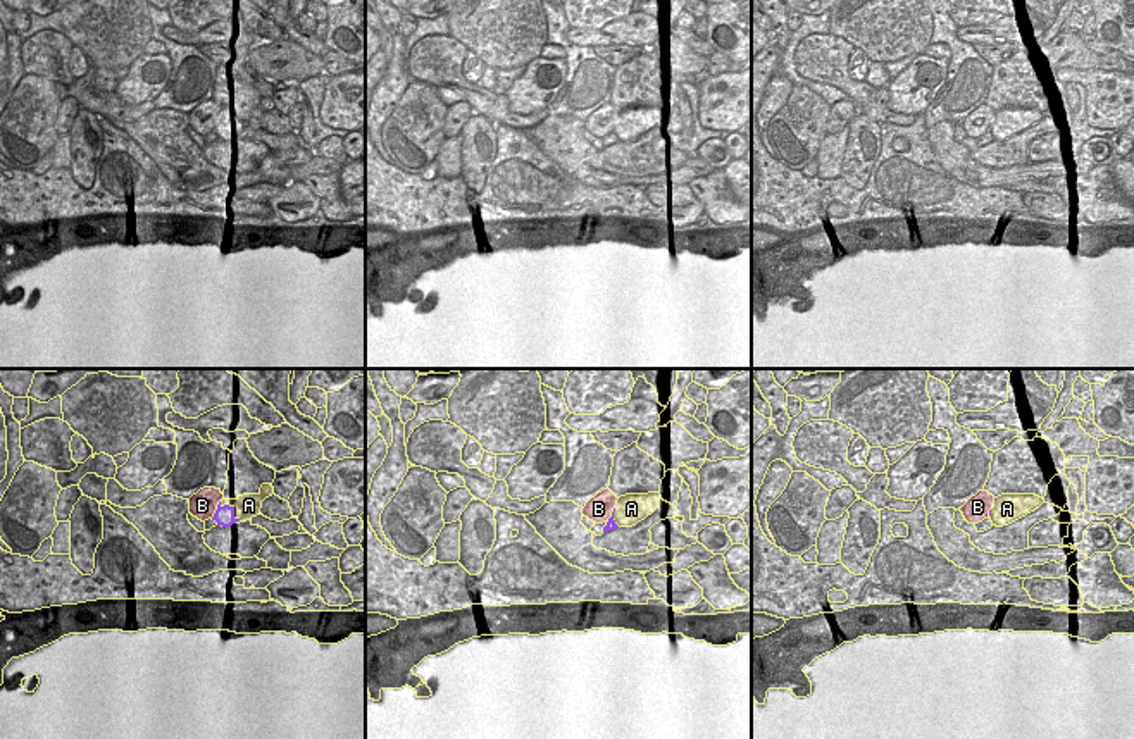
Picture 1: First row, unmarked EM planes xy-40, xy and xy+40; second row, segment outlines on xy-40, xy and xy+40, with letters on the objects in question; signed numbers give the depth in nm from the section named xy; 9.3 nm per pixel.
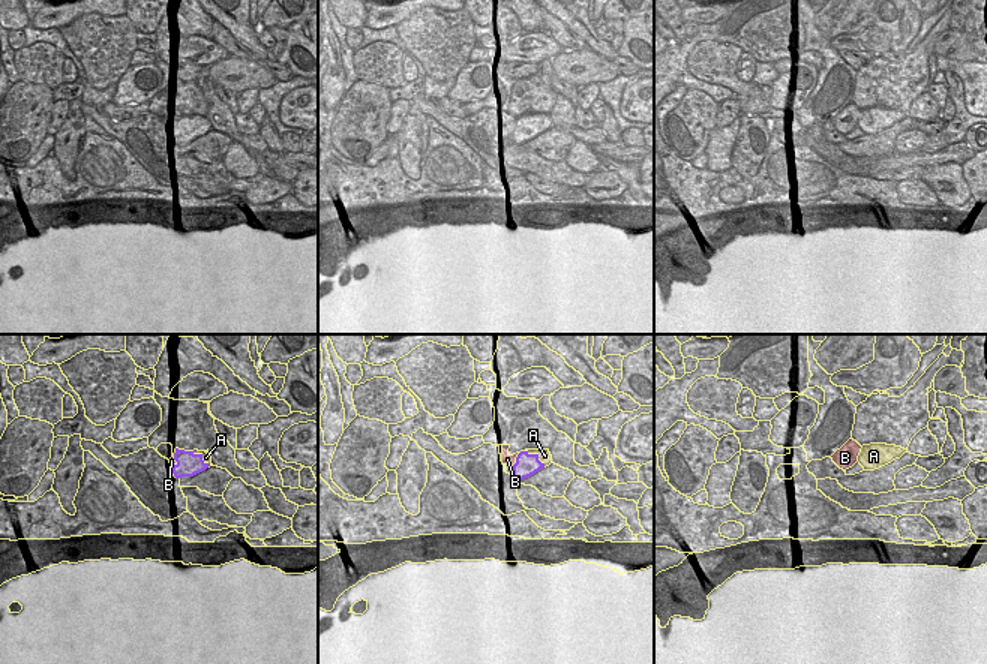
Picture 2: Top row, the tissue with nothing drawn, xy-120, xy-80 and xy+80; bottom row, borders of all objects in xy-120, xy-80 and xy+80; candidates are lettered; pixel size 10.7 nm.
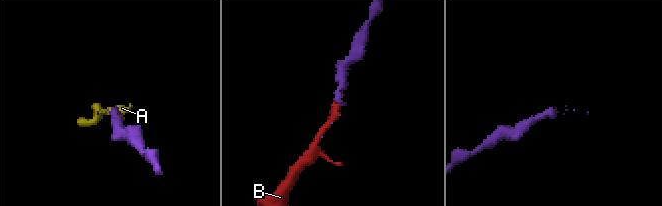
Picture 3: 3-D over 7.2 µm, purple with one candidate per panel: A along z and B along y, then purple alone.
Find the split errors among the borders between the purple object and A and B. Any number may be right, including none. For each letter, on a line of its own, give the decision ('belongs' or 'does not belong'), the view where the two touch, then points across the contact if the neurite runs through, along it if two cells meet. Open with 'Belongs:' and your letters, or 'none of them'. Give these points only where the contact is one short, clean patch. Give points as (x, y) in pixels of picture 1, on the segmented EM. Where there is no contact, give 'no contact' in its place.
Belongs: B
A: does not belong; meets purple in xy-40
B: belongs; meets purple in xy-40

